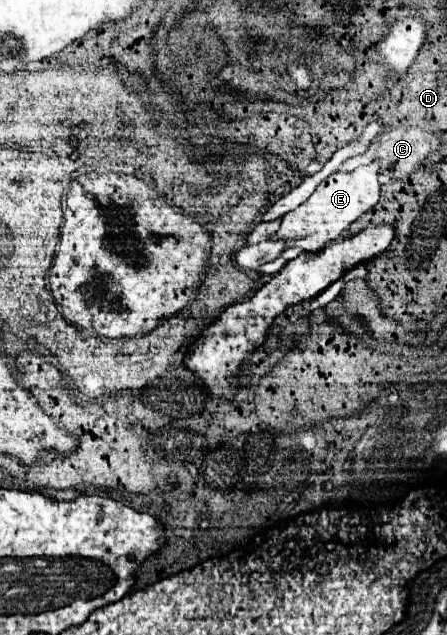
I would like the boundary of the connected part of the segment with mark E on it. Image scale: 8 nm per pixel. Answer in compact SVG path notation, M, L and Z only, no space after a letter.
M372 160L362 170L334 172L332 176L328 176L318 184L314 194L304 204L300 204L282 218L282 224L278 232L272 236L272 240L284 238L288 242L288 248L300 246L304 252L318 252L324 244L336 240L350 222L358 220L364 212L376 206L380 198L378 174L380 174L380 160Z

